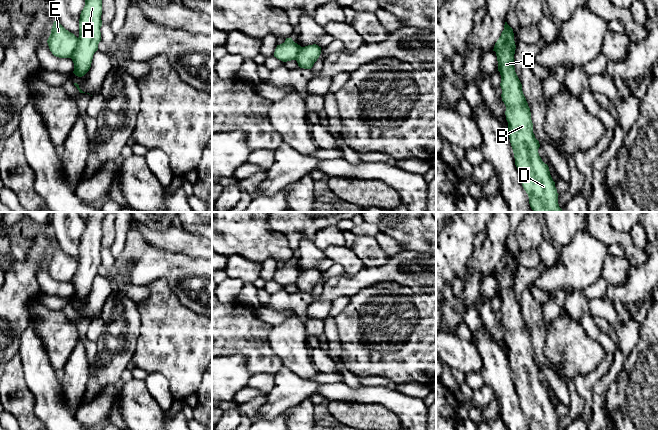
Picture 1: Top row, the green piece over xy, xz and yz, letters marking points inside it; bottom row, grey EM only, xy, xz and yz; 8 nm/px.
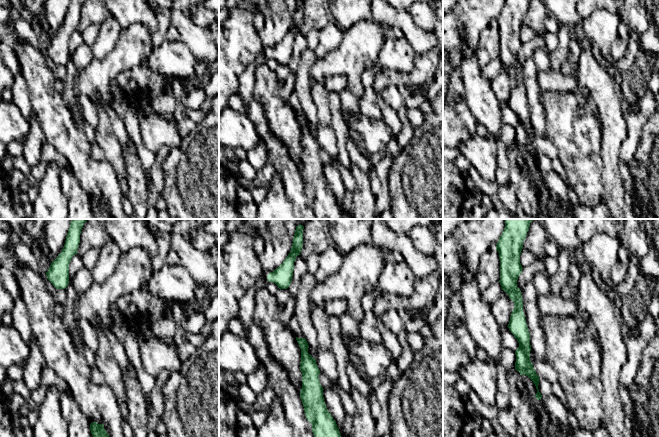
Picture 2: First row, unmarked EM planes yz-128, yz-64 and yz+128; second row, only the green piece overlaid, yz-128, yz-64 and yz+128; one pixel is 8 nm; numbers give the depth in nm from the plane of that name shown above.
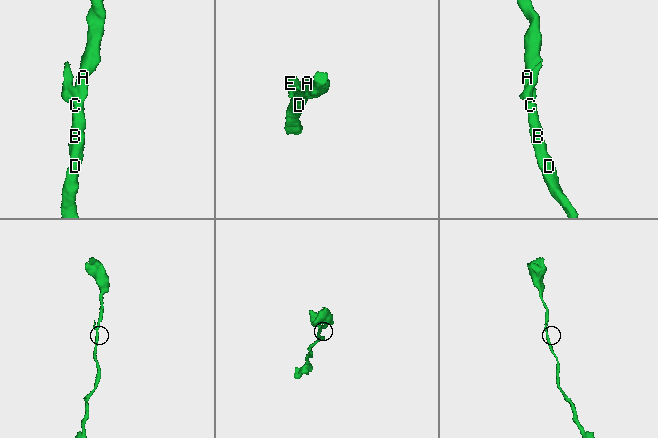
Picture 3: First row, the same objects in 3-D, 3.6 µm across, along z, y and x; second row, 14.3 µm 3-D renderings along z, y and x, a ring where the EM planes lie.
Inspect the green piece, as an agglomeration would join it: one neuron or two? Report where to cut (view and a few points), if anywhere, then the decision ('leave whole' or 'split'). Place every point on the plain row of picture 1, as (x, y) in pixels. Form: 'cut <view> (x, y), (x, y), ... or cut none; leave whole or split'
cut yz (506, 253), (508, 264), (496, 276); split

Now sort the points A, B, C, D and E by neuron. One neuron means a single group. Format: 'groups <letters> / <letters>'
groups A B C D / E

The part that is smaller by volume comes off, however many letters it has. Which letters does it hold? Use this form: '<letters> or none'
E

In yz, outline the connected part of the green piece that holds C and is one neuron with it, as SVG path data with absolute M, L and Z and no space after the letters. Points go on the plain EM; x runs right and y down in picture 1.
M505 246L508 265L496 276L501 299L502 325L506 330L507 356L513 373L515 389L530 430L559 430L558 417L549 391L539 380L539 365L533 357L531 336L515 296L515 265L513 253Z

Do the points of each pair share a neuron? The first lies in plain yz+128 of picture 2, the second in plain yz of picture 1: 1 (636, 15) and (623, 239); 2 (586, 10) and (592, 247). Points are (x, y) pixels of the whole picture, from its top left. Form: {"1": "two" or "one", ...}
{"1": "two", "2": "two"}

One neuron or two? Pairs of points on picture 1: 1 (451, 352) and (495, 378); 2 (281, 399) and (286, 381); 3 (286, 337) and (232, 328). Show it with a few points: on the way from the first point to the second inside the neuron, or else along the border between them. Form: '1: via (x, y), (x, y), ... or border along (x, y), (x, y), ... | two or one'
1: border along (475, 346), (482, 361), (481, 371) | two
2: via (284, 395), (286, 393), (286, 385) | one
3: border along (272, 326), (268, 336), (268, 343), (278, 356) | two

